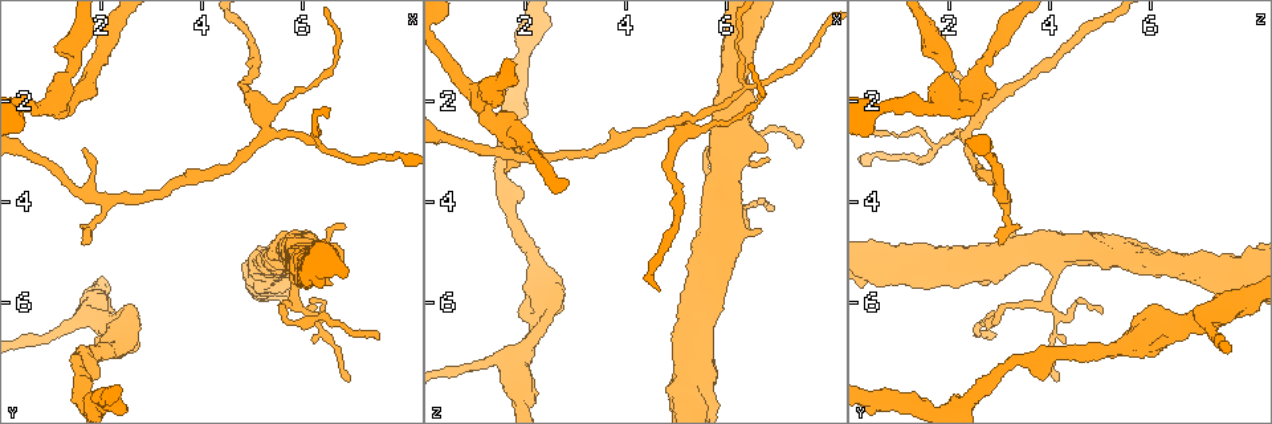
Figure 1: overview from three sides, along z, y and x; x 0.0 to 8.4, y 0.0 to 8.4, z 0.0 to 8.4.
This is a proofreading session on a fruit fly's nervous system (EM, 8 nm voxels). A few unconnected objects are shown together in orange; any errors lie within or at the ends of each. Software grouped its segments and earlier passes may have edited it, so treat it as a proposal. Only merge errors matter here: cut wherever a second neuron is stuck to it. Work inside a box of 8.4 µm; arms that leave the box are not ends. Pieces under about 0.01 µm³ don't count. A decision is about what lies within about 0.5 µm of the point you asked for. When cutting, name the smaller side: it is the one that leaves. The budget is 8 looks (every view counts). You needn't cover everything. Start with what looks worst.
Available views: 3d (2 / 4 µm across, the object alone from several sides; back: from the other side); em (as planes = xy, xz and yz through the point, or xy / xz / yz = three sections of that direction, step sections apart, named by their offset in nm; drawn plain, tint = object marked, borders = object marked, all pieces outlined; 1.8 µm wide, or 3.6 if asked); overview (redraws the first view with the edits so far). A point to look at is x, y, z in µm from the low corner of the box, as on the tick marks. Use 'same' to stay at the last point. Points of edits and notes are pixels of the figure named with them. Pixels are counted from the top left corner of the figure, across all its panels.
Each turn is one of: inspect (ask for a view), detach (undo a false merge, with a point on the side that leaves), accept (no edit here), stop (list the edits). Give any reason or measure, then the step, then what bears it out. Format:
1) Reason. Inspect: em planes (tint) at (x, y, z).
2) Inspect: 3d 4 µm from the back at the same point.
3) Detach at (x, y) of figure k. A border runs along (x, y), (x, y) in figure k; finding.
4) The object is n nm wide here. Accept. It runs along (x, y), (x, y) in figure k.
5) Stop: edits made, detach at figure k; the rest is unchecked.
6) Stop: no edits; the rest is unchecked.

Three-way junction. Inspect: 3d 2 µm from the back at (0.95, 2.15, 1.90).

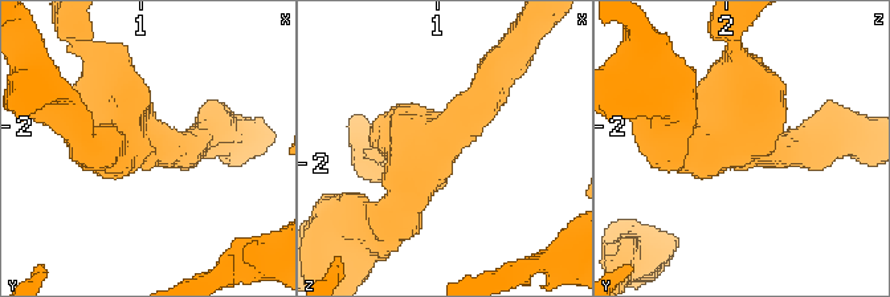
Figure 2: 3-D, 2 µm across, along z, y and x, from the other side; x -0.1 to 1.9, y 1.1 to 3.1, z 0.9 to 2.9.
3 arms meet here; the arms are 170, 260, 260 nm wide; shape alone is not enough. Inspect: em 3.6 µm planes (tint) at (1.00, 2.14, 1.88).

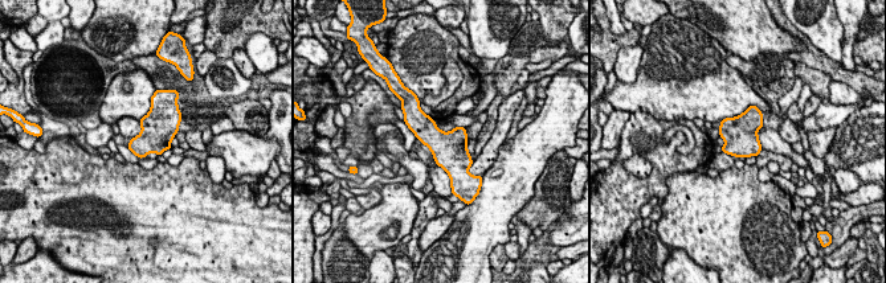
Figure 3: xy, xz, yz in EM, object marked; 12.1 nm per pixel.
Accept. One neuron here.

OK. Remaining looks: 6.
Arms part here. Inspect: em 3.6 µm xy step 16 (tint) at (6.00, 5.15, 2.95).

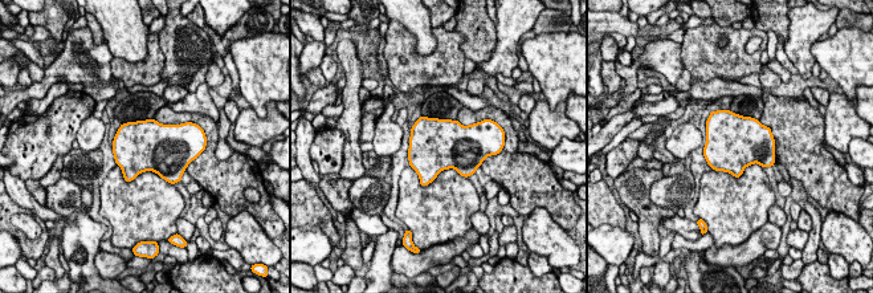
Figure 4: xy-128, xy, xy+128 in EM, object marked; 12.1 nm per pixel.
Cut it another way. Inspect: em 3.6 µm planes (tint) at the same point.

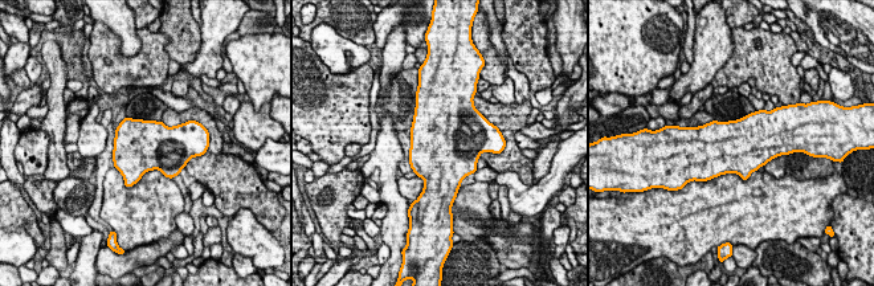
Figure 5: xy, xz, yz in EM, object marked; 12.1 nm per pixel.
Accept. One neuron here.

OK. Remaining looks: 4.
Thick turns thin. Inspect: 3d 2 µm at (5.30, 2.65, 2.40).

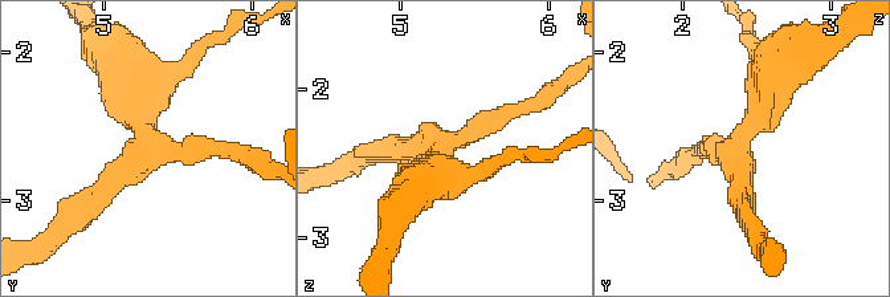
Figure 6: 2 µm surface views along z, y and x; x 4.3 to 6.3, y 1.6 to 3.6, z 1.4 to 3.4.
4 arms meet here; now the EM. Inspect: em yz step 8 (tint) at (5.24, 2.64, 2.36).

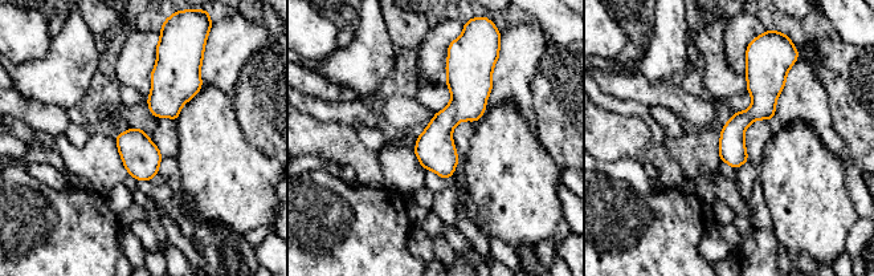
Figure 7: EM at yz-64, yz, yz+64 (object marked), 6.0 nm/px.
Cut it another way. Inspect: em xy step 4 (tint) at the same point.

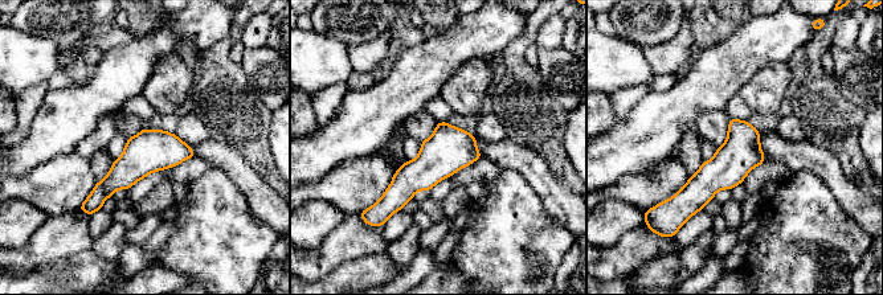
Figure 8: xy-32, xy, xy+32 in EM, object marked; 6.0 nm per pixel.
Accept. It runs along (188, 150), (147, 151), (90, 207) in figure 8; all the same neuron.

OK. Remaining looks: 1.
Stop: no edits; the rest is unchecked.

